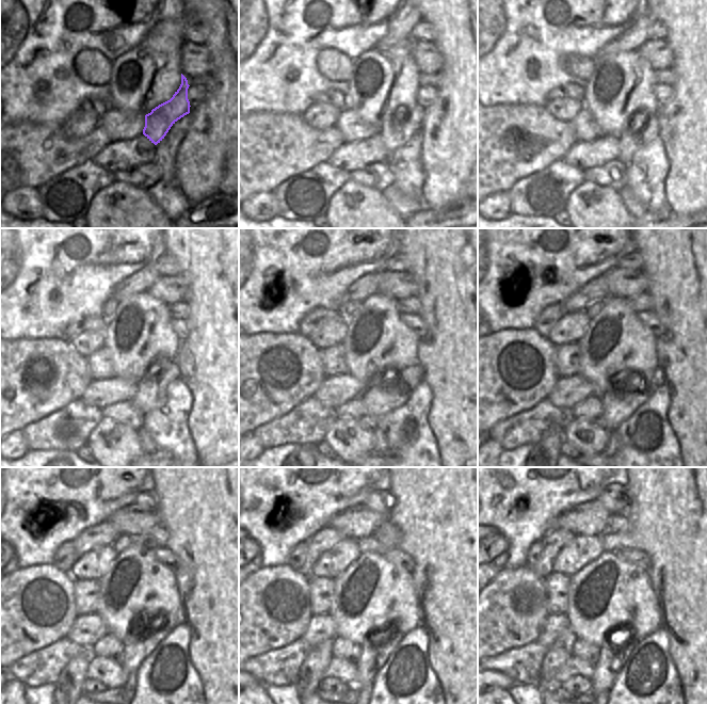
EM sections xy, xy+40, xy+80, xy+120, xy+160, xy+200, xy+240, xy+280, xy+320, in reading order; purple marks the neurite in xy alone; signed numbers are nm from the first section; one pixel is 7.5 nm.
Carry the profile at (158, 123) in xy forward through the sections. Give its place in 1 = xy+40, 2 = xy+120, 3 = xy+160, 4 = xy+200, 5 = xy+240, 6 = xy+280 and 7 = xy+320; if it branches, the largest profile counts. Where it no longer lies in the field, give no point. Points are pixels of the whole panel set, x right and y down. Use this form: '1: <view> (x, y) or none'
1: xy+40 (395, 131)
2: xy+120 (149, 388)
3: xy+160 (385, 396)
4: xy+200 (619, 404)
5: xy+240 (139, 643)
6: xy+280 (376, 646)
7: xy+320 (613, 653)

